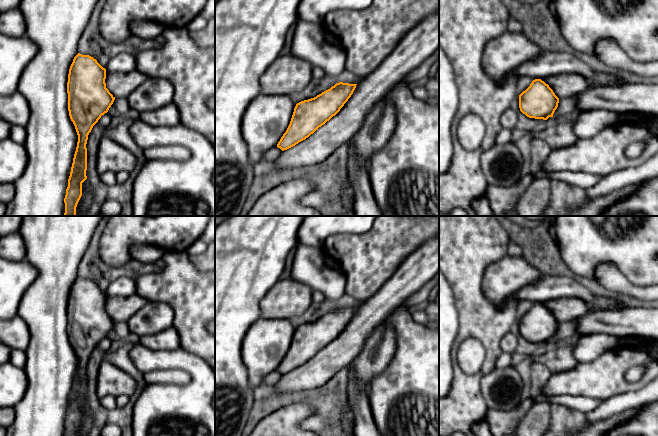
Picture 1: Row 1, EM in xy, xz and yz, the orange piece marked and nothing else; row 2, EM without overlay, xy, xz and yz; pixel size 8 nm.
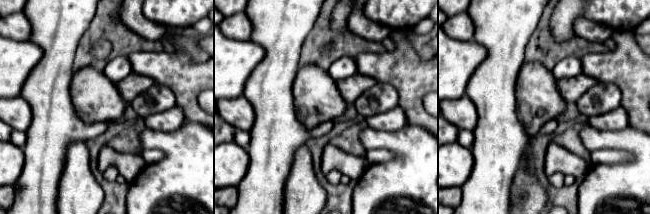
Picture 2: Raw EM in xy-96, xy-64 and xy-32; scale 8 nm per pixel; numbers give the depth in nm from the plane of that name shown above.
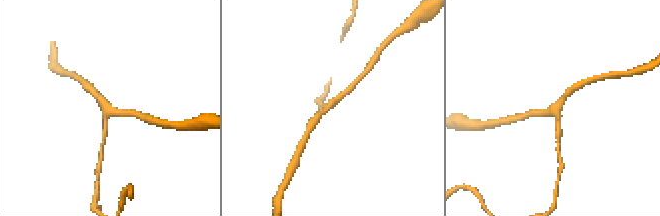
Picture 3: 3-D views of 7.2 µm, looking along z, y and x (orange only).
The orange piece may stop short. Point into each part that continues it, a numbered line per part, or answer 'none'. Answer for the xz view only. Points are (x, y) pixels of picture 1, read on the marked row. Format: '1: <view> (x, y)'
1: xz (417, 45)

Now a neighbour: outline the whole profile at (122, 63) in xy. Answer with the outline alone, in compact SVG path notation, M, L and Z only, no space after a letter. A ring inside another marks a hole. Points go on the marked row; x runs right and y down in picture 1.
M121 53L113 57L106 66L109 73L129 73L136 70L136 59L129 53Z

